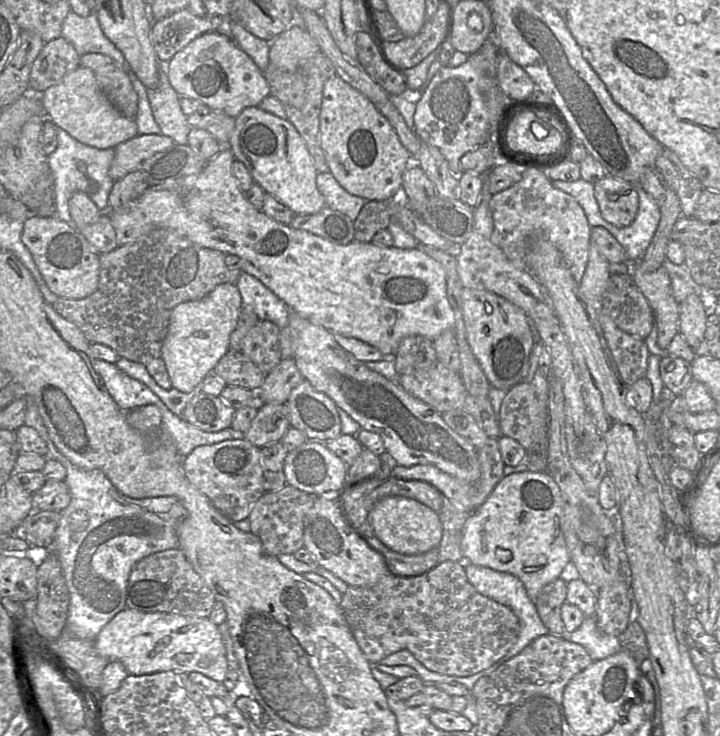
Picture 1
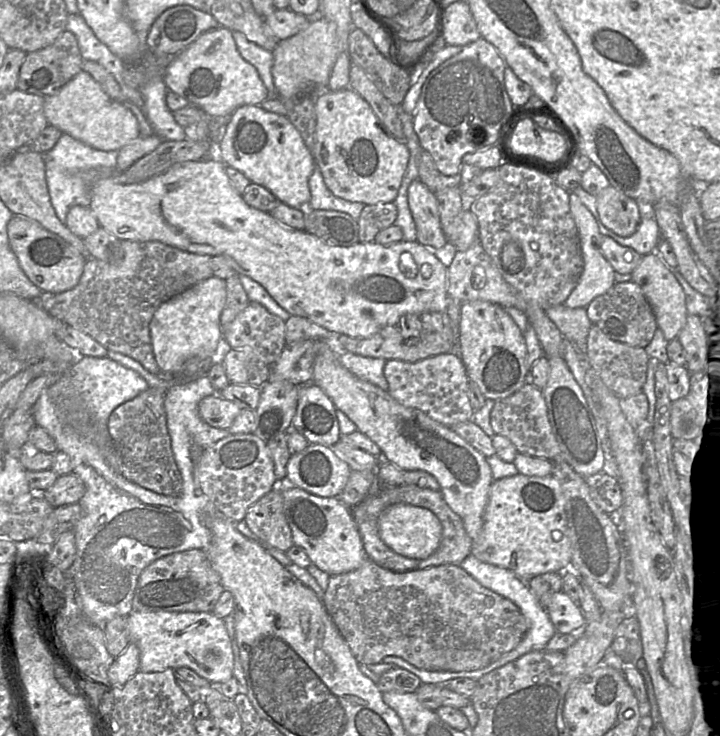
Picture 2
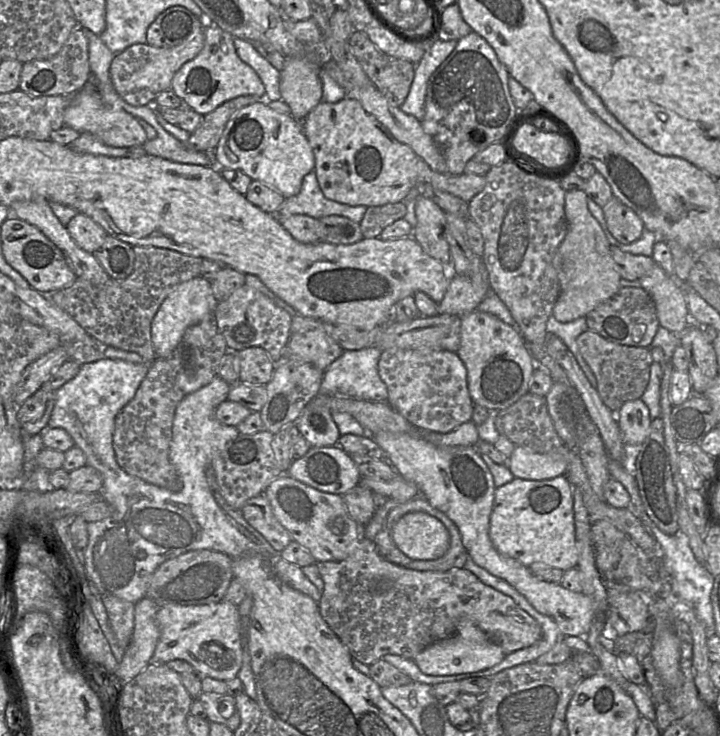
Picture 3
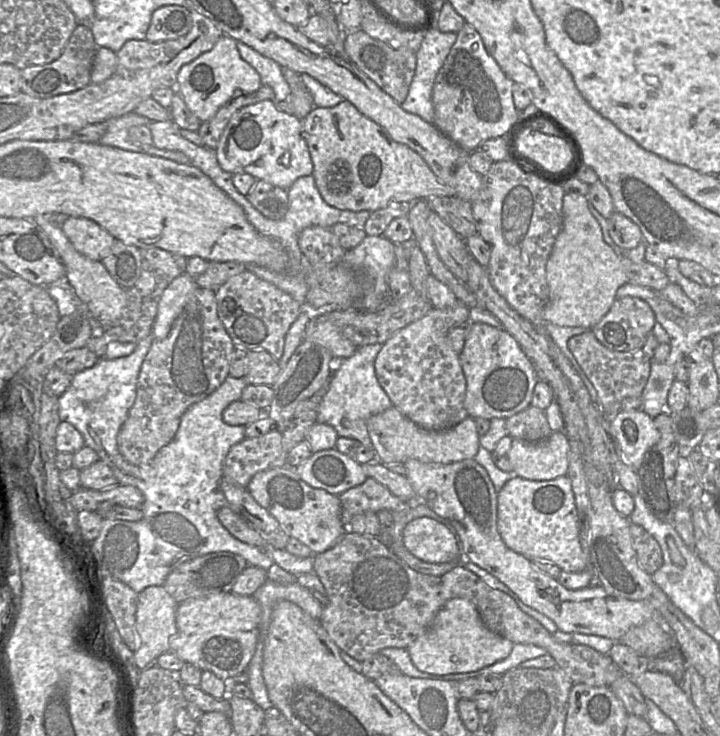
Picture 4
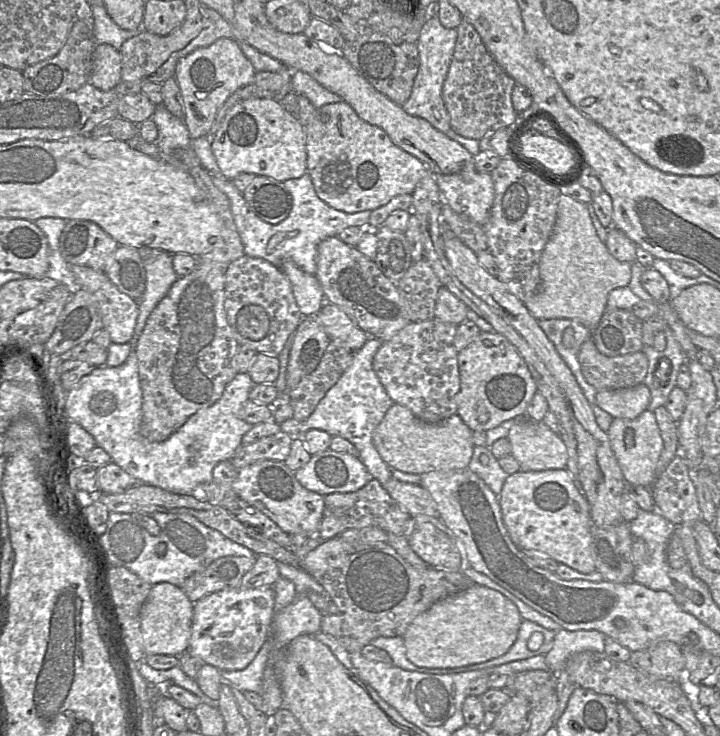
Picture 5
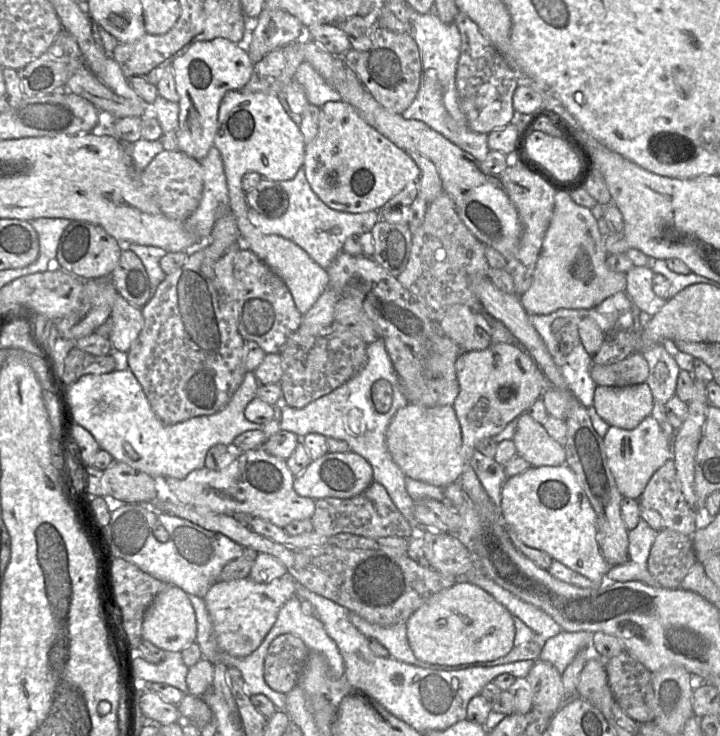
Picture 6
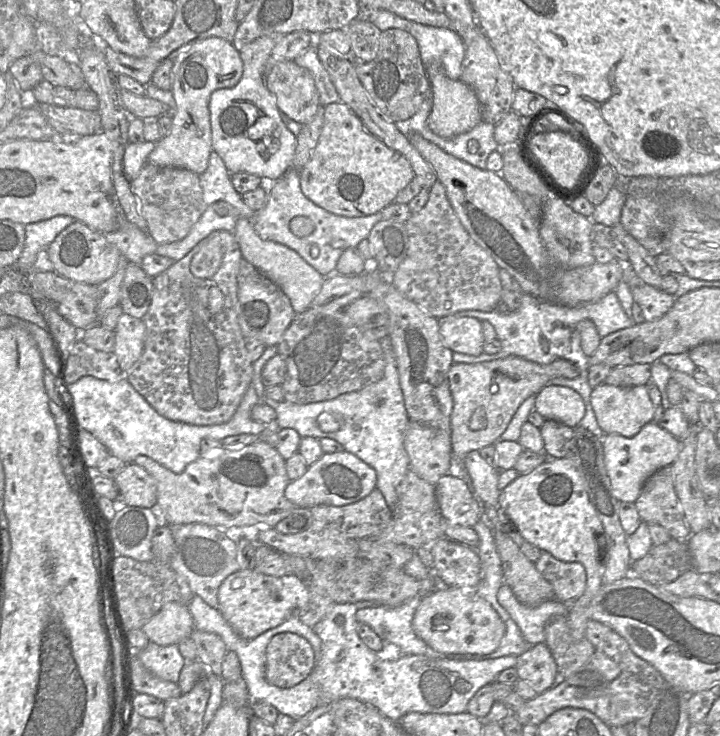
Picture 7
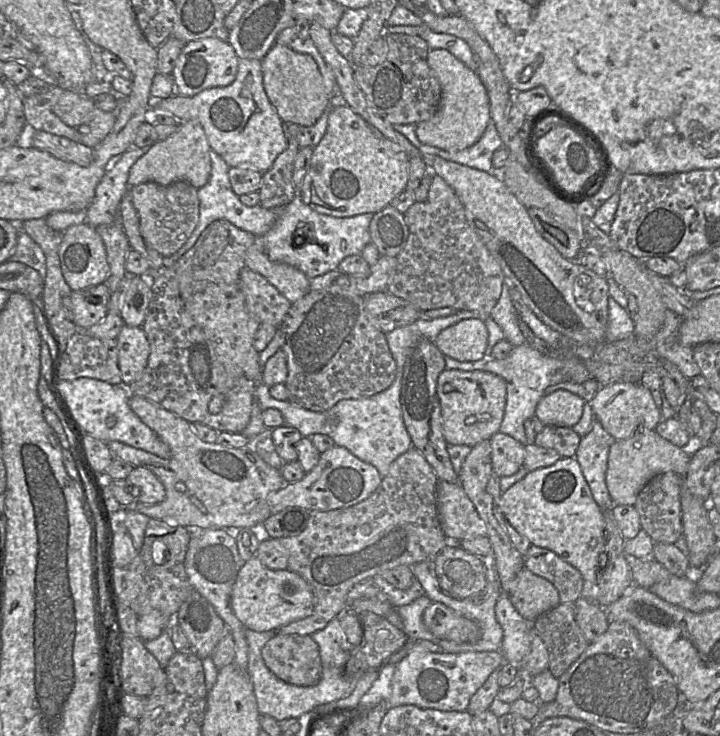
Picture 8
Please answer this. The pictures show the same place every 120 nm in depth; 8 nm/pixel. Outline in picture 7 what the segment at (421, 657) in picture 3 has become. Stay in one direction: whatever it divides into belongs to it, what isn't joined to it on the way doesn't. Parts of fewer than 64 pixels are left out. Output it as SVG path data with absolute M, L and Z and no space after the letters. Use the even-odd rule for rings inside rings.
M443 586L422 597L412 628L428 646L452 658L489 654L498 648L505 634L498 613L475 590Z

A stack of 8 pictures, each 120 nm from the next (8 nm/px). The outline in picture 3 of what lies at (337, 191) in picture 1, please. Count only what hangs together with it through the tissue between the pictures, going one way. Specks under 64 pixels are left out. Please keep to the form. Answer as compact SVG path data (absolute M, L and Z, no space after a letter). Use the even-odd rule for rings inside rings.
M315 172L306 174L300 192L286 198L274 215L277 219L294 214L304 214L313 218L339 215L360 224L367 206L351 206L326 198L320 189Z

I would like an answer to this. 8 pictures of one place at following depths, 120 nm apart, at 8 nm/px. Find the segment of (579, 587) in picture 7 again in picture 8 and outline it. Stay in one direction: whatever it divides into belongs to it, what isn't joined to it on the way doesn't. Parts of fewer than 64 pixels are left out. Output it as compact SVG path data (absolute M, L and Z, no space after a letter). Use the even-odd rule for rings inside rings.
M531 545L524 557L525 567L550 581L559 593L560 603L574 603L580 598L583 577L579 570L553 551Z

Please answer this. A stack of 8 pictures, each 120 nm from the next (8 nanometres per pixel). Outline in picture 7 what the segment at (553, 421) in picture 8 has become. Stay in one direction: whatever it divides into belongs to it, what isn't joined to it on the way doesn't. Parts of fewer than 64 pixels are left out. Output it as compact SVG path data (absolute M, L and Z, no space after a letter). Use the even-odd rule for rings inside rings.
M546 384L536 395L534 409L545 418L575 428L584 417L586 406L575 390Z

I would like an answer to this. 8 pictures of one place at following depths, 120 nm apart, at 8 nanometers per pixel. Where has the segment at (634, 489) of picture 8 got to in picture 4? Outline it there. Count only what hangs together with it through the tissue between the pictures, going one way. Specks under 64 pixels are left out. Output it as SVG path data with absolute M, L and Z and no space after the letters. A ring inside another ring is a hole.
M643 409L618 411L610 419L609 434L624 462L637 470L645 453L660 440L660 432Z

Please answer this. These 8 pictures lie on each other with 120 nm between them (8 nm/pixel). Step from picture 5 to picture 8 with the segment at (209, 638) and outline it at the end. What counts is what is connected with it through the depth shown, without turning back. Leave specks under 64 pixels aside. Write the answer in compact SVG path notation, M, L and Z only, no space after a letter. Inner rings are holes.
M256 555L243 562L230 598L231 608L241 623L255 632L278 630L281 627L310 616L313 612L313 592L296 572L271 570Z

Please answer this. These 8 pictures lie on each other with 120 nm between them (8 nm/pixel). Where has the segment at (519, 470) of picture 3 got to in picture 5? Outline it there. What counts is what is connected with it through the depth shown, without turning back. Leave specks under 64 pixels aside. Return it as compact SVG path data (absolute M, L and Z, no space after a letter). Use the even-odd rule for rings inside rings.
M527 416L514 420L507 439L511 444L511 455L519 463L520 471L566 469L568 453L560 435L552 432L543 421L534 421Z

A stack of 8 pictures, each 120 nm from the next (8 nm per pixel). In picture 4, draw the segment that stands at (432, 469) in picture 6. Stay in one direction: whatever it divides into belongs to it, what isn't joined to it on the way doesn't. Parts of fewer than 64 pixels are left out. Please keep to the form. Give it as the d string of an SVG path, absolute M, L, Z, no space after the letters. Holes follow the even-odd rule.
M395 406L371 416L367 420L371 443L377 453L377 460L383 464L404 463L416 459L430 464L449 464L473 459L480 447L474 418L467 417L457 425L441 431L426 430L415 424Z

